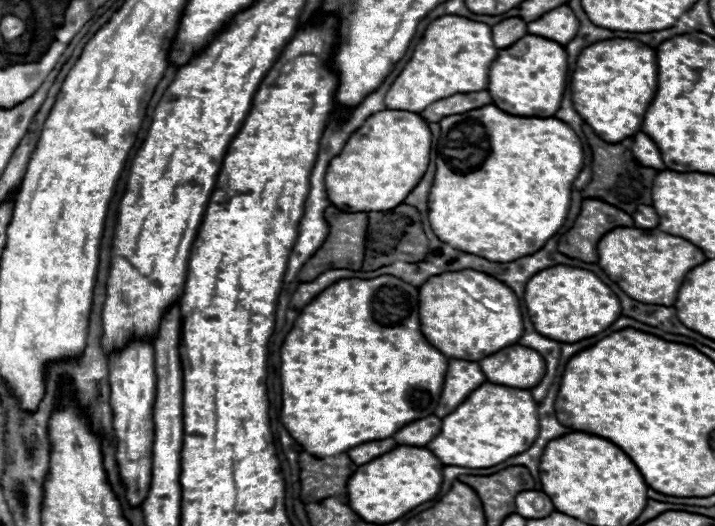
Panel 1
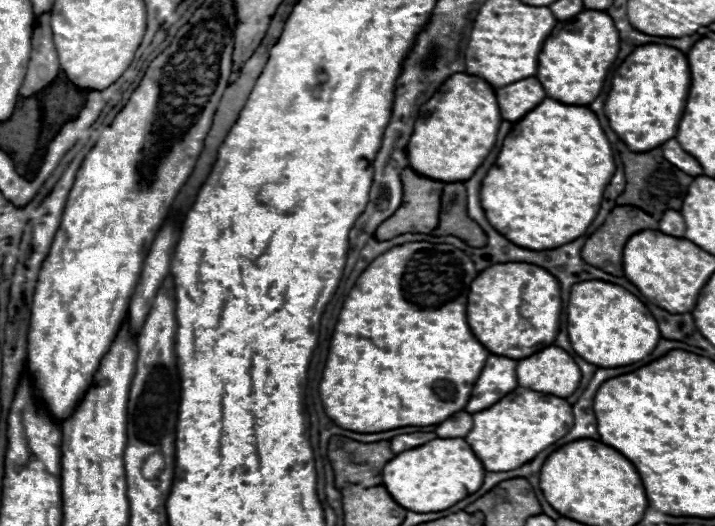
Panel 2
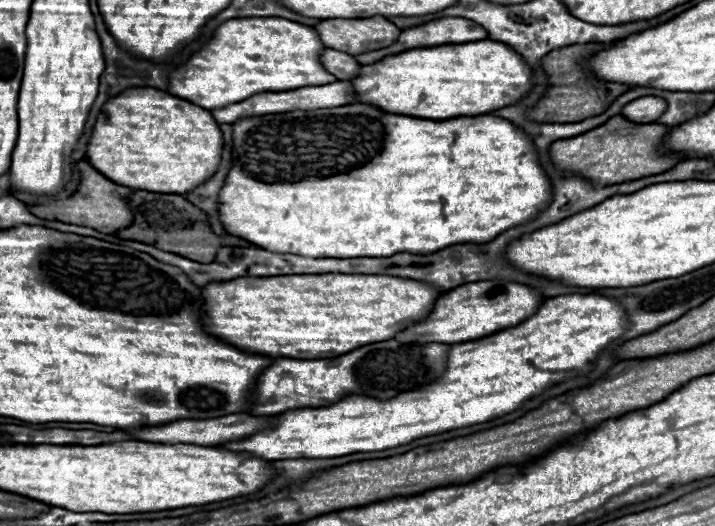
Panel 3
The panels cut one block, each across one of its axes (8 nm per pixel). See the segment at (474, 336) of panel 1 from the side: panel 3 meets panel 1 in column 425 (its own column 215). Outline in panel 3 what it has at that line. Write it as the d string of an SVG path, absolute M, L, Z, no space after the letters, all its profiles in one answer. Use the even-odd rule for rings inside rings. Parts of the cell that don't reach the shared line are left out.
M298 274L276 278L236 278L204 286L204 316L202 322L216 338L254 354L286 356L286 358L334 358L352 352L364 344L390 340L400 330L424 320L440 296L428 282L412 282L408 278L378 276L378 274Z

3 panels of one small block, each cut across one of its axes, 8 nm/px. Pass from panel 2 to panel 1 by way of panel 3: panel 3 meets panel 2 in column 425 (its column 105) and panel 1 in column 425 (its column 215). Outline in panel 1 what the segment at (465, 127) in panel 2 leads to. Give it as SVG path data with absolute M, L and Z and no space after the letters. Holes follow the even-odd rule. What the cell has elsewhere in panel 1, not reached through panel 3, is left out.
M408 110L372 114L328 166L326 190L330 202L344 212L382 212L398 206L424 176L430 162L430 146L432 132L420 114Z

